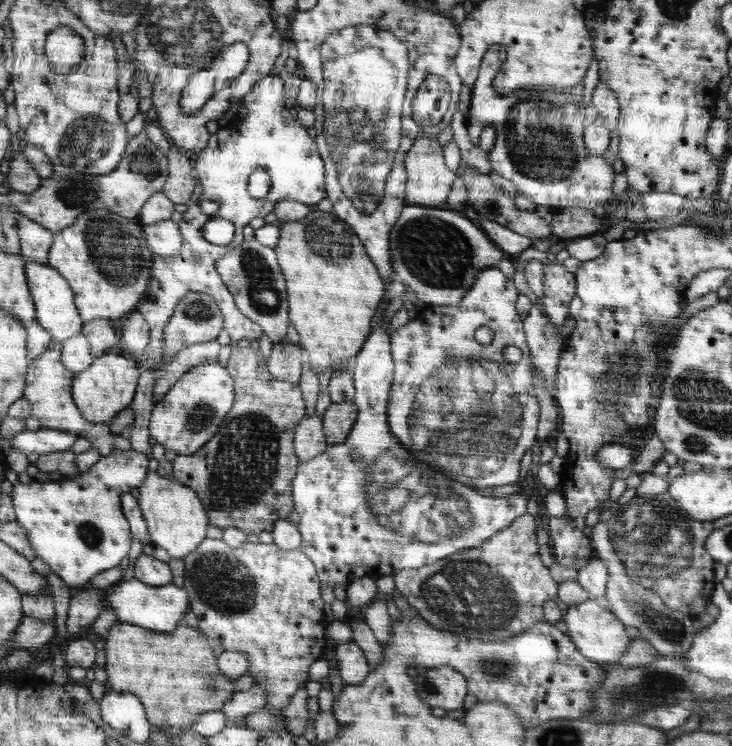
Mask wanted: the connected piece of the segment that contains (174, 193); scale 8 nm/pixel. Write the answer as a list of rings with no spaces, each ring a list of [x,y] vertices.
[[[171,144],[166,154],[169,161],[169,180],[165,183],[164,193],[174,204],[186,204],[194,194],[192,162],[180,154],[181,149]]]

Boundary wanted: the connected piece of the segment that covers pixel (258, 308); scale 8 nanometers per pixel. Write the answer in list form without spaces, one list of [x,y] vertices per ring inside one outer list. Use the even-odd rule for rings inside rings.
[[[256,238],[243,240],[242,244],[218,259],[216,267],[229,291],[236,297],[237,307],[241,312],[260,325],[272,343],[286,340],[290,326],[288,297],[274,248],[263,245]]]

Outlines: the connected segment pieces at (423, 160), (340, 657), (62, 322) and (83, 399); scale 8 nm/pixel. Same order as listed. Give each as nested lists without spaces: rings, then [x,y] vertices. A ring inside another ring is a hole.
[[[418,138],[406,155],[410,205],[442,206],[446,200],[454,171],[445,164],[444,146],[436,139]]]
[[[338,643],[335,652],[337,668],[344,684],[358,685],[368,678],[368,662],[364,658],[364,651],[356,643]]]
[[[26,261],[29,265],[30,288],[33,289],[34,300],[37,301],[38,320],[42,326],[53,333],[55,345],[62,345],[68,340],[83,333],[85,320],[82,318],[81,309],[77,305],[76,292],[70,281],[50,264],[41,262]]]
[[[123,350],[119,354],[98,357],[93,366],[78,374],[73,384],[73,396],[80,411],[92,422],[111,422],[137,399],[139,383],[145,367]]]

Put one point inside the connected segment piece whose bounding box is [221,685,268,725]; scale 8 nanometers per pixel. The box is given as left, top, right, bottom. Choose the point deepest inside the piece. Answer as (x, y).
(243, 702)

